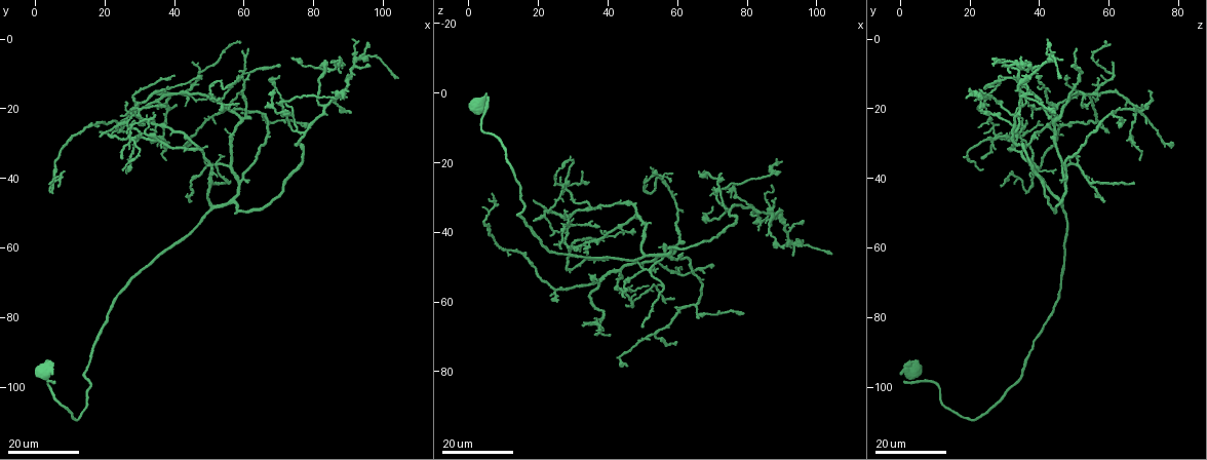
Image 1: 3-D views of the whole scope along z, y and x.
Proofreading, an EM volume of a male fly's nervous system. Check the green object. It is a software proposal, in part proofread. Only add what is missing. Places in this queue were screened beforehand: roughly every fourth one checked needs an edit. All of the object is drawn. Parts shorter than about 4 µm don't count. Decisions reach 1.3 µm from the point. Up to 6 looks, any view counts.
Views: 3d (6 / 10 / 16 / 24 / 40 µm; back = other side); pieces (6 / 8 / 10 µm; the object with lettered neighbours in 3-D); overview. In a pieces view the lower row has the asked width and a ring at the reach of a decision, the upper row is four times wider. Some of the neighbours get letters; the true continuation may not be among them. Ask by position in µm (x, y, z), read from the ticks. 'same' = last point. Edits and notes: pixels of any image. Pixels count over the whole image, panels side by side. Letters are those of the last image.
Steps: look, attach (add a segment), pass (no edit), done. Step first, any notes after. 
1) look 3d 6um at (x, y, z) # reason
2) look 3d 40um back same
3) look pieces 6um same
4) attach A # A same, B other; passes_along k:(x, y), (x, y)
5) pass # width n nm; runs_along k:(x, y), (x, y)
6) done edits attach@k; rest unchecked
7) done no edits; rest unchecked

look 3d 16um at (18.0, 28.5, 31.0) # end of a long branch

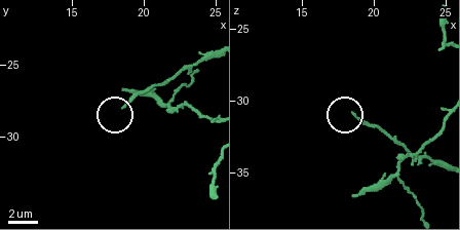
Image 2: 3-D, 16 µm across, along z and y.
look pieces 8um at (18.6, 27.8, 31.0)

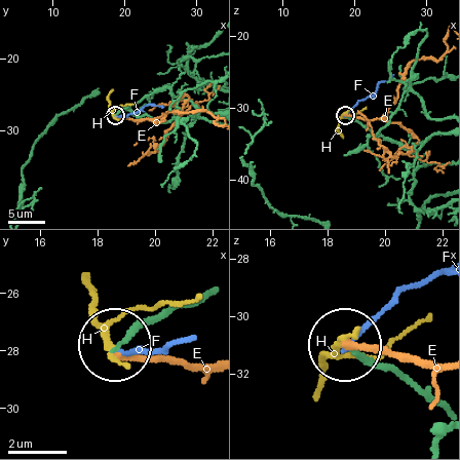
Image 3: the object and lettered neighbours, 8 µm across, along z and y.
pass # E other, F other, H other; none of them fits

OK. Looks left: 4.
look 3d 16um at (25.0, 34.0, 23.0) # an open end

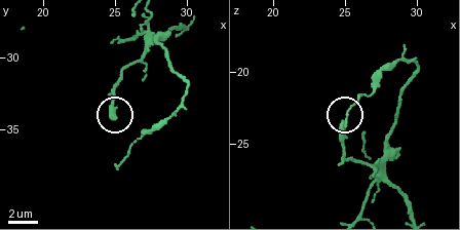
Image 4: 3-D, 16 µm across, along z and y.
look pieces 6um same

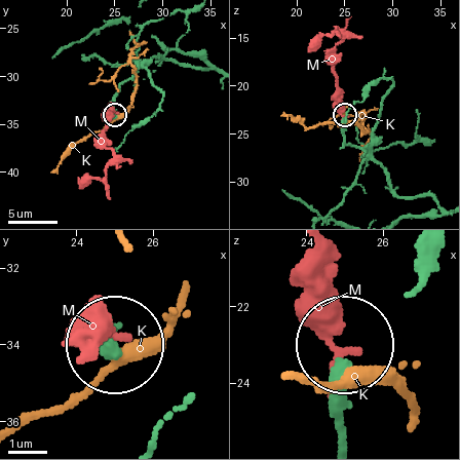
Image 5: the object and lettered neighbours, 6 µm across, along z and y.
pass # width 390 nm; K other, M other; runs_along 5:(348, 439), (338, 410), (345, 365); no lettered segment goes on from it

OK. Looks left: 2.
look 3d 16um at (45.0, 7.0, 61.5) # free end

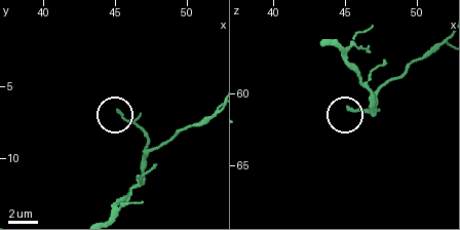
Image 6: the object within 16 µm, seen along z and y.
look pieces 10um at (45.4, 6.6, 61.2) # see the neighbours

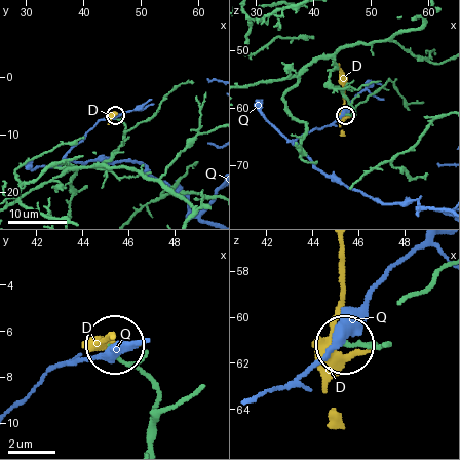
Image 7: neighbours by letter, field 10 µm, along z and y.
pass # D other, Q other; runs_along 7:(387, 347), (344, 347); none of them fits

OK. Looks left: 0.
done no edits; rest unchecked

